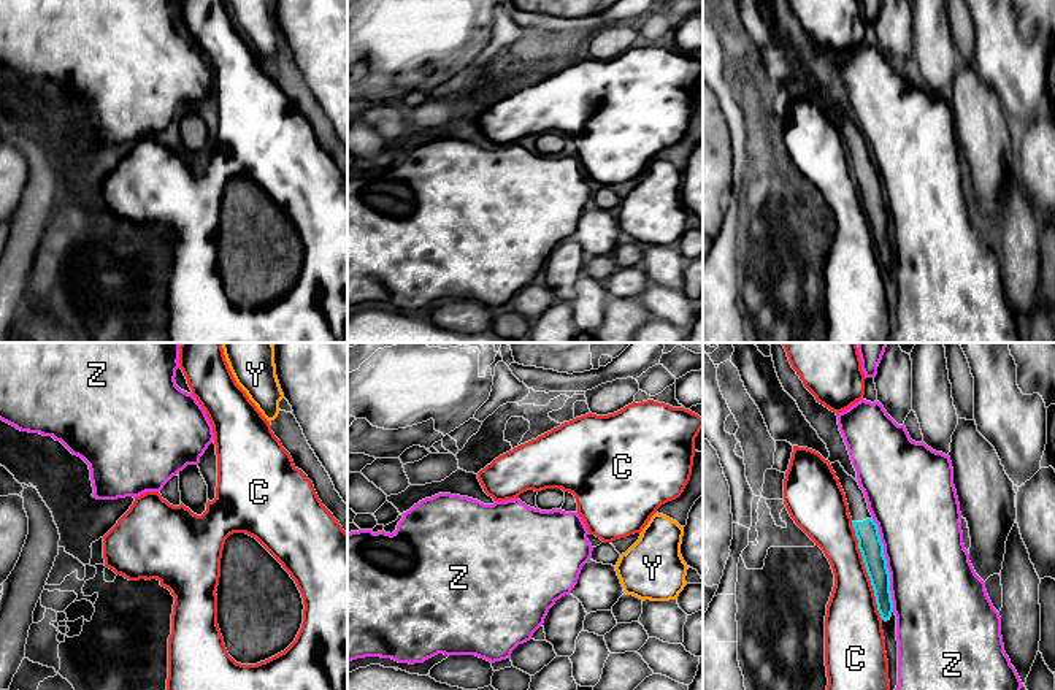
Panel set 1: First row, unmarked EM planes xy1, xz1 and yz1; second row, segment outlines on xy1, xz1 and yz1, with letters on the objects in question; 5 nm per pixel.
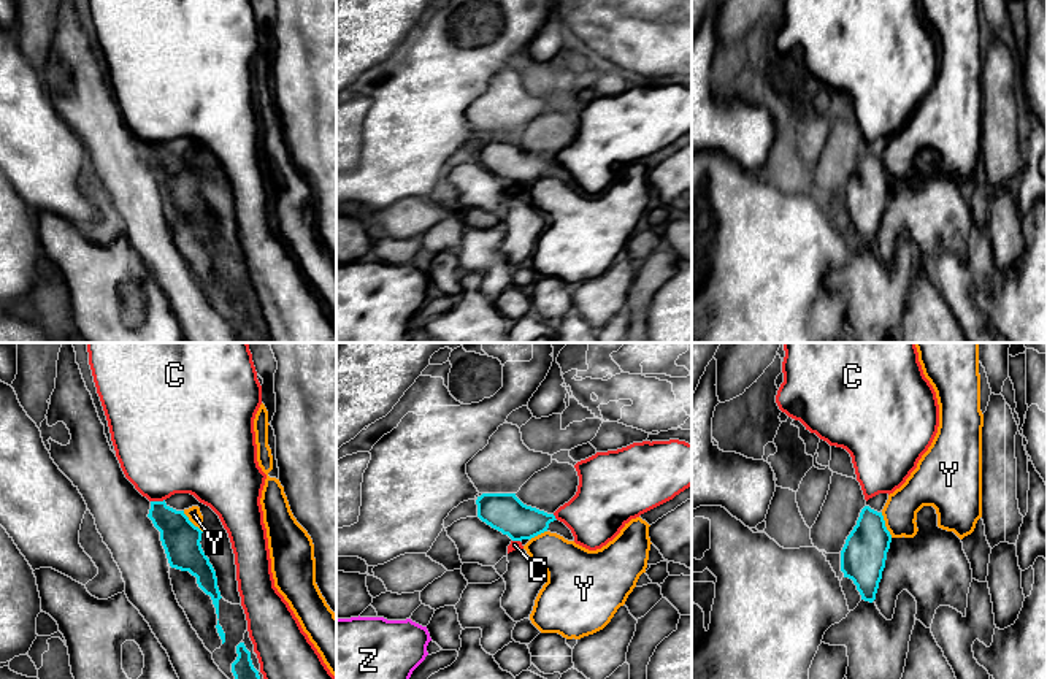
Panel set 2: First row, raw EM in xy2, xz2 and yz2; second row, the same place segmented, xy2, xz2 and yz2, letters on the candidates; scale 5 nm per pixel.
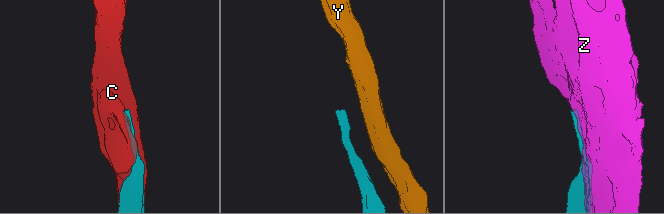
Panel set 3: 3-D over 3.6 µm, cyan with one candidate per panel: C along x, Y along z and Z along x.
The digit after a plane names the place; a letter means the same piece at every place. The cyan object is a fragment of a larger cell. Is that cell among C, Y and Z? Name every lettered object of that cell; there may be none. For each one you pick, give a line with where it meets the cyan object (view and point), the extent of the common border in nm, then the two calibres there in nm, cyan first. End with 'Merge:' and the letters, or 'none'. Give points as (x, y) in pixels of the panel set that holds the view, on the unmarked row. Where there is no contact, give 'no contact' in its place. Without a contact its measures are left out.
Merge: none

